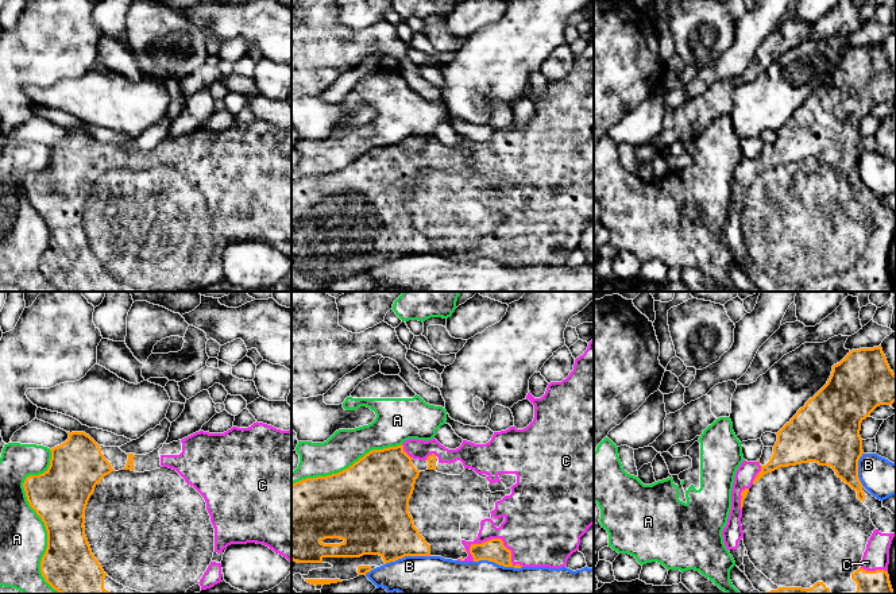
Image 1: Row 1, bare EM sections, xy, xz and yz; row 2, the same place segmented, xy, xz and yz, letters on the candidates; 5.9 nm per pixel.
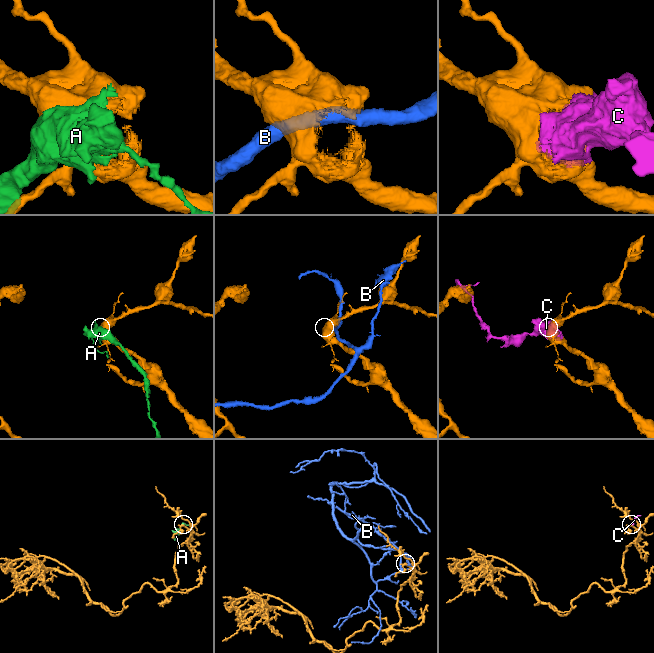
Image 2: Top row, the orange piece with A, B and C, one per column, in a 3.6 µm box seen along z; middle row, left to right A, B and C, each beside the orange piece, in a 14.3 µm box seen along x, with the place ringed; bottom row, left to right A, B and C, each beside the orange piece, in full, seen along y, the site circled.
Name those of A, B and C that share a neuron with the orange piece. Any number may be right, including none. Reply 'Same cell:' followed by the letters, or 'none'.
Same cell: C

